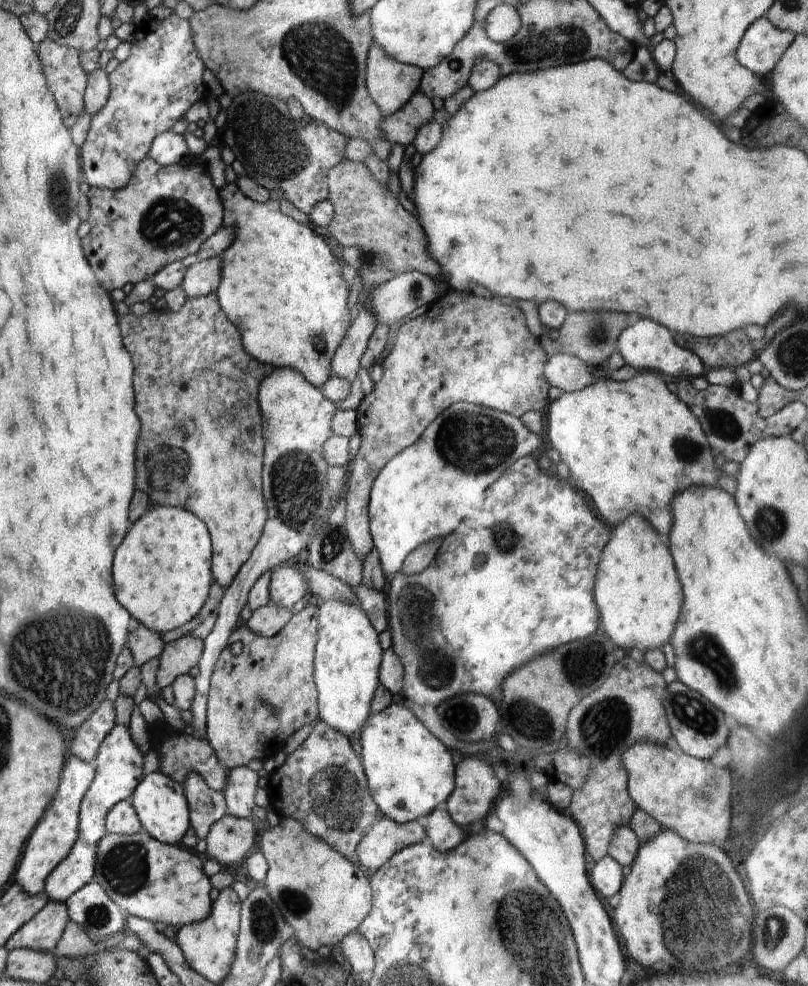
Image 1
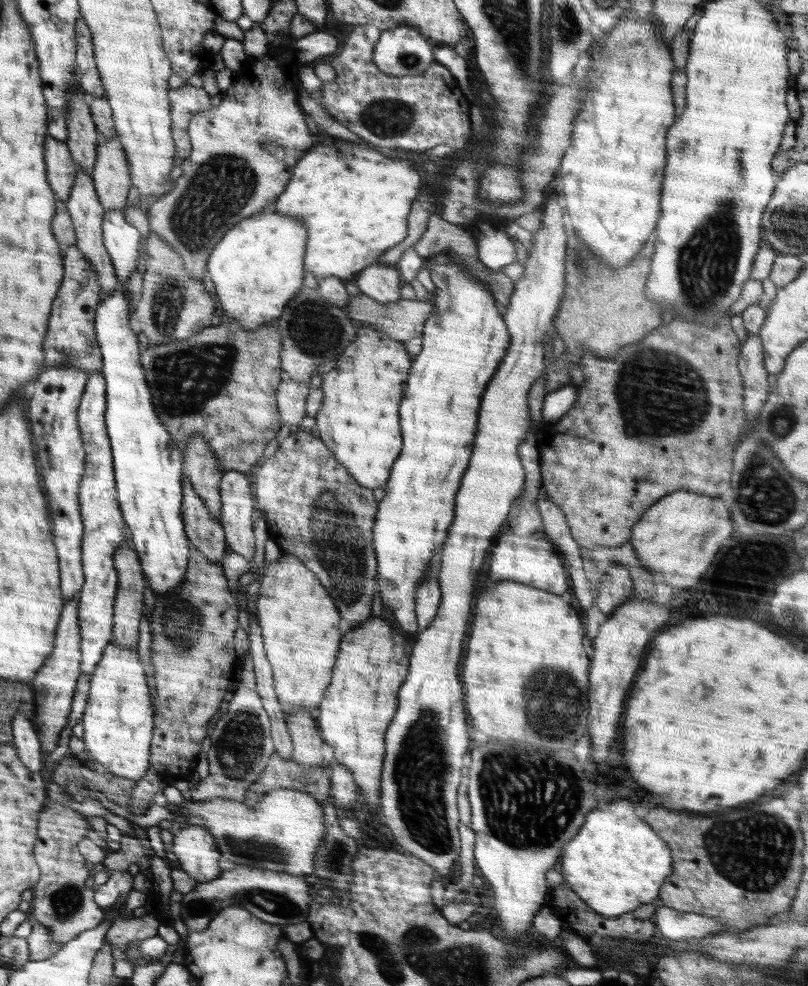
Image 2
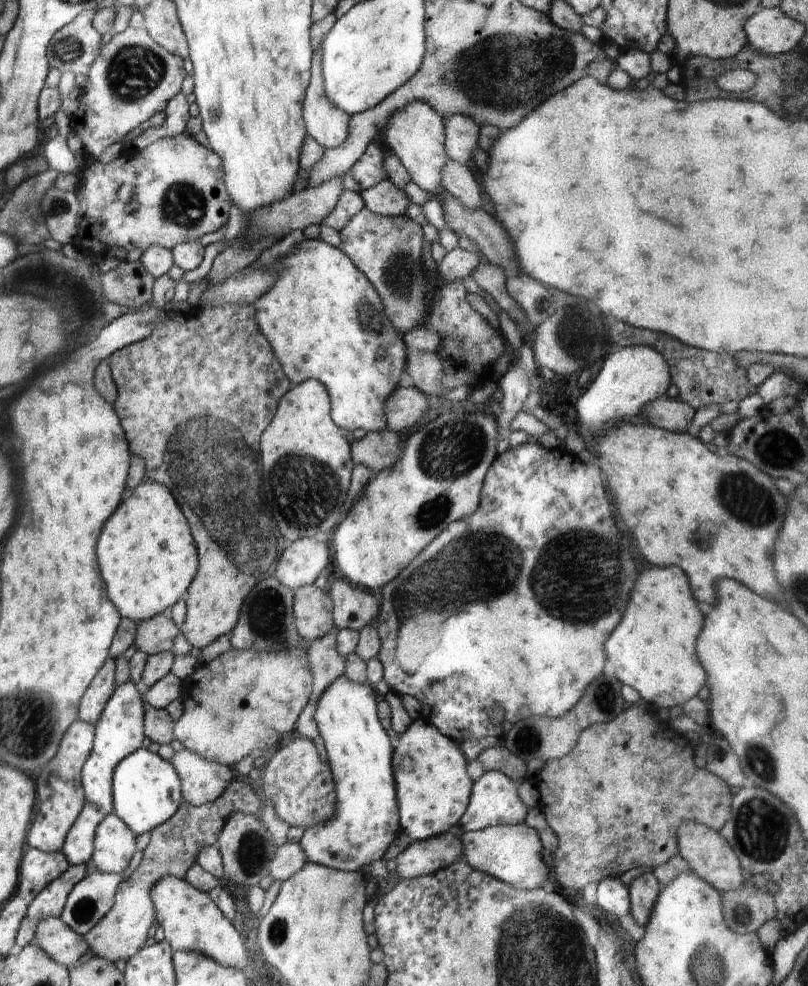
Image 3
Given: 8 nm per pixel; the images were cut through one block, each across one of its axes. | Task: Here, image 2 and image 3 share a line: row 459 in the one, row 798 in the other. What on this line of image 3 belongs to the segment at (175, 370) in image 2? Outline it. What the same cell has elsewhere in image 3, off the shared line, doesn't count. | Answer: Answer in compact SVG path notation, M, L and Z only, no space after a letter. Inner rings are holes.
M235 776L234 780L226 786L226 790L212 802L202 806L194 806L182 801L176 810L176 814L154 828L150 833L150 842L143 850L144 858L139 866L118 885L114 906L93 926L85 935L90 950L94 956L106 958L116 962L117 960L130 960L138 950L144 948L144 940L148 934L148 928L152 926L152 902L150 902L150 890L162 876L176 876L184 879L186 871L197 862L198 852L206 846L215 845L223 828L226 818L232 816L232 812L242 814L258 814L263 804L260 804L258 794L252 790L252 781L248 777Z

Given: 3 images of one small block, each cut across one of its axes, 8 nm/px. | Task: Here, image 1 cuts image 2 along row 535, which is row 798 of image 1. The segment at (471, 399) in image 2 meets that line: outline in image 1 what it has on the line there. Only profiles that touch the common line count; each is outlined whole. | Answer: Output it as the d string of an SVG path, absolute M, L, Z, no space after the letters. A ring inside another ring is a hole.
M406 703L390 704L377 714L370 714L360 740L363 770L369 792L377 808L397 824L417 821L443 807L455 788L452 754L432 736Z

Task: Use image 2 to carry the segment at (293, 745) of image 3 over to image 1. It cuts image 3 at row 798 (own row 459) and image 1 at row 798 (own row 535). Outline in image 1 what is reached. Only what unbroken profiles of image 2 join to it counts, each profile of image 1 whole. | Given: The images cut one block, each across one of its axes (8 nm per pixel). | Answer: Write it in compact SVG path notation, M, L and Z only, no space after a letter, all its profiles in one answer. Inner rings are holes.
M317 721L312 727L310 736L269 775L268 808L274 809L280 818L300 822L307 834L326 842L348 860L354 858L355 862L355 851L377 822L379 809L369 792L363 762L356 756L350 740L324 722Z

